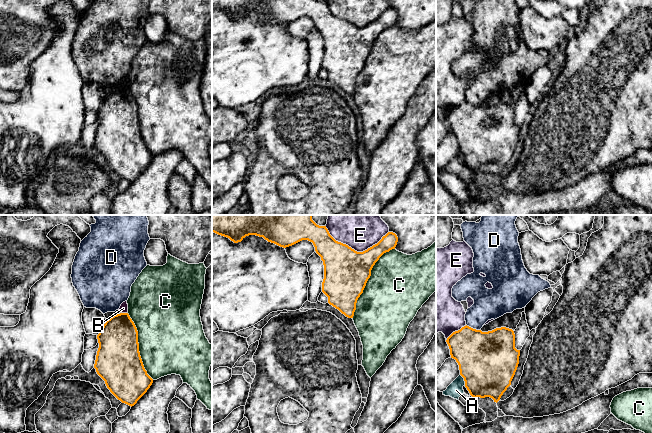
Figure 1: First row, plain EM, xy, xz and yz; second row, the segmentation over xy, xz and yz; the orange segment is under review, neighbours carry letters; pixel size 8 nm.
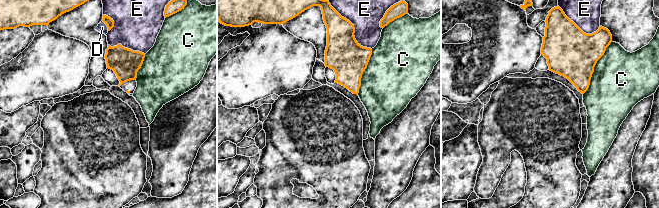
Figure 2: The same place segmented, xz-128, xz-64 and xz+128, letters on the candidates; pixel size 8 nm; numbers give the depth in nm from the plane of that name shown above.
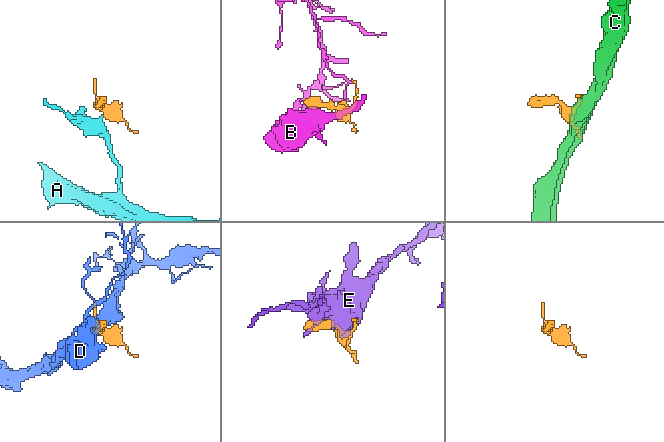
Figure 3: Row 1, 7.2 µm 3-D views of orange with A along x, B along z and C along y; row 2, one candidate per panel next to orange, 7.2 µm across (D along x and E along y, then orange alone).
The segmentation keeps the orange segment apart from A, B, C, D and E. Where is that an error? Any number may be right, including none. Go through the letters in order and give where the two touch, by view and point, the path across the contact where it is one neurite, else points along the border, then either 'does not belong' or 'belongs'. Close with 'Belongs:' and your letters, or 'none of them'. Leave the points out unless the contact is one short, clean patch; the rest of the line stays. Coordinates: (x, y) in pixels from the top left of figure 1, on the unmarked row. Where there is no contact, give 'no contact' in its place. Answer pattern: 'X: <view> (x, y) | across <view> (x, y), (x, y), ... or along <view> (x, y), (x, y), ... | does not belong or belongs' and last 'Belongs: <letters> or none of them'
A: yz (464, 156) | along yz (460, 150), (465, 161) | does not belong
B: xy (123, 89) | along xy (120, 88), (126, 89) | does not belong
C: xz (367, 56) | does not belong
D: yz (472, 104) | does not belong
E: xz (354, 26) | does not belong
Belongs: none of them

